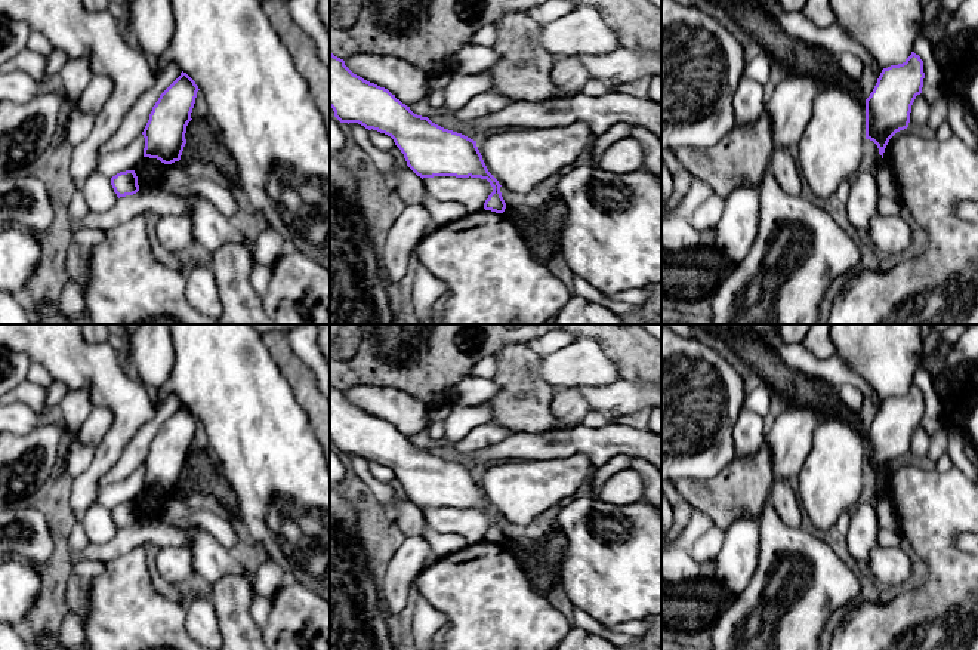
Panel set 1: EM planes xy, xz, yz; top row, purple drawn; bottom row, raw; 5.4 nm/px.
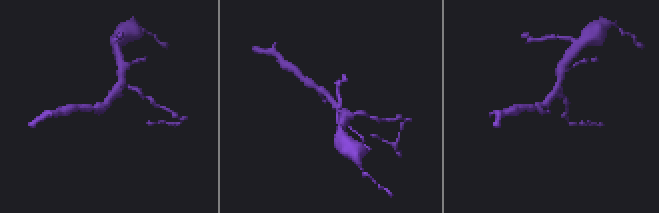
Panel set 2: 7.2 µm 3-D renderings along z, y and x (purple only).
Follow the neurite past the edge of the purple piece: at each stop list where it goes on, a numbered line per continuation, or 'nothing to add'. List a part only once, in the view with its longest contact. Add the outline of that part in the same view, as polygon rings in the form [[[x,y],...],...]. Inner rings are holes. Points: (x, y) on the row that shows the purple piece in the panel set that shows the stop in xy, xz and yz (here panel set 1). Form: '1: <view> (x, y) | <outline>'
nothing to add

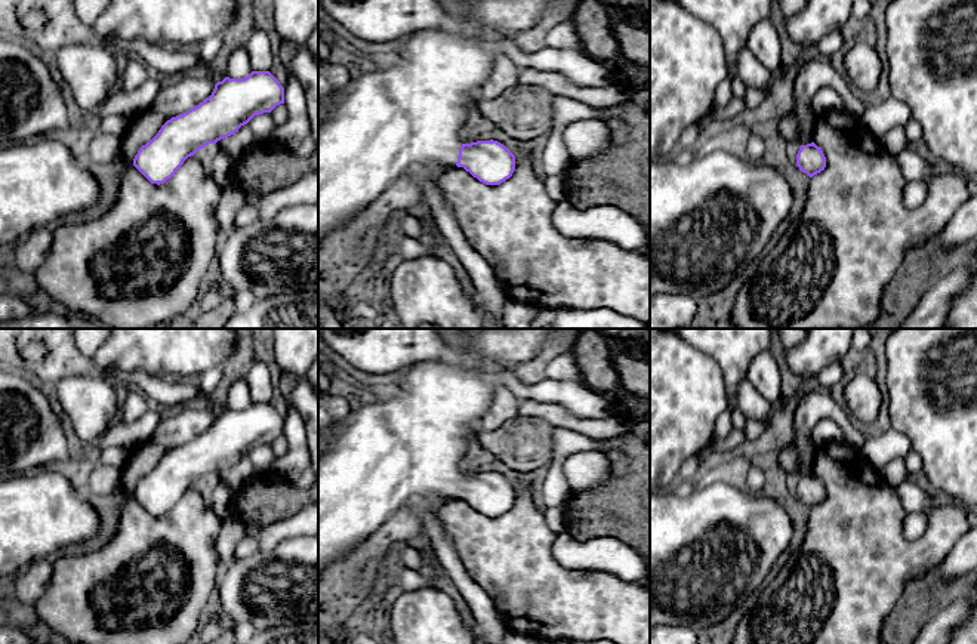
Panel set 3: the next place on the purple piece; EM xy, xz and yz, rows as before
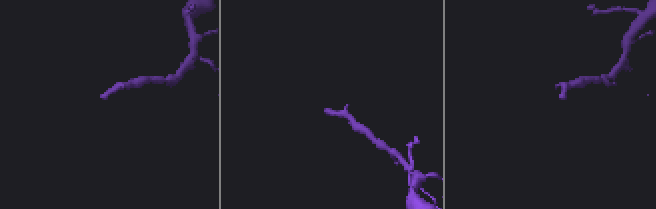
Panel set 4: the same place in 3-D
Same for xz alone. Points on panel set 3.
1: xz (390, 122) | [[[441,0],[454,22],[463,24],[463,31],[446,31],[441,28],[428,28],[401,37],[403,49],[395,53],[395,64],[389,67],[377,67],[375,71],[366,71],[351,78],[346,89],[336,96],[329,107],[326,117],[318,123],[318,241],[329,232],[338,229],[351,221],[361,209],[379,198],[398,178],[423,167],[428,163],[438,163],[451,169],[456,166],[459,150],[462,147],[460,130],[474,110],[478,99],[477,90],[488,80],[494,58],[499,50],[499,38],[508,40],[512,33],[524,31],[534,27],[554,3],[554,0]]]

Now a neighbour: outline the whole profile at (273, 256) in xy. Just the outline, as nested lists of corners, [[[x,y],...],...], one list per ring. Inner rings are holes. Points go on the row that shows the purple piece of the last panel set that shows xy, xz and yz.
[[[318,203],[292,206],[271,219],[256,219],[224,234],[216,264],[221,284],[234,293],[249,290],[255,302],[290,292],[318,292]]]

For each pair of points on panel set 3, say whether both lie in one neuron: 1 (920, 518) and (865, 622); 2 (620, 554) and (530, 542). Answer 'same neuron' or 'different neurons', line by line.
1: different neurons
2: different neurons

